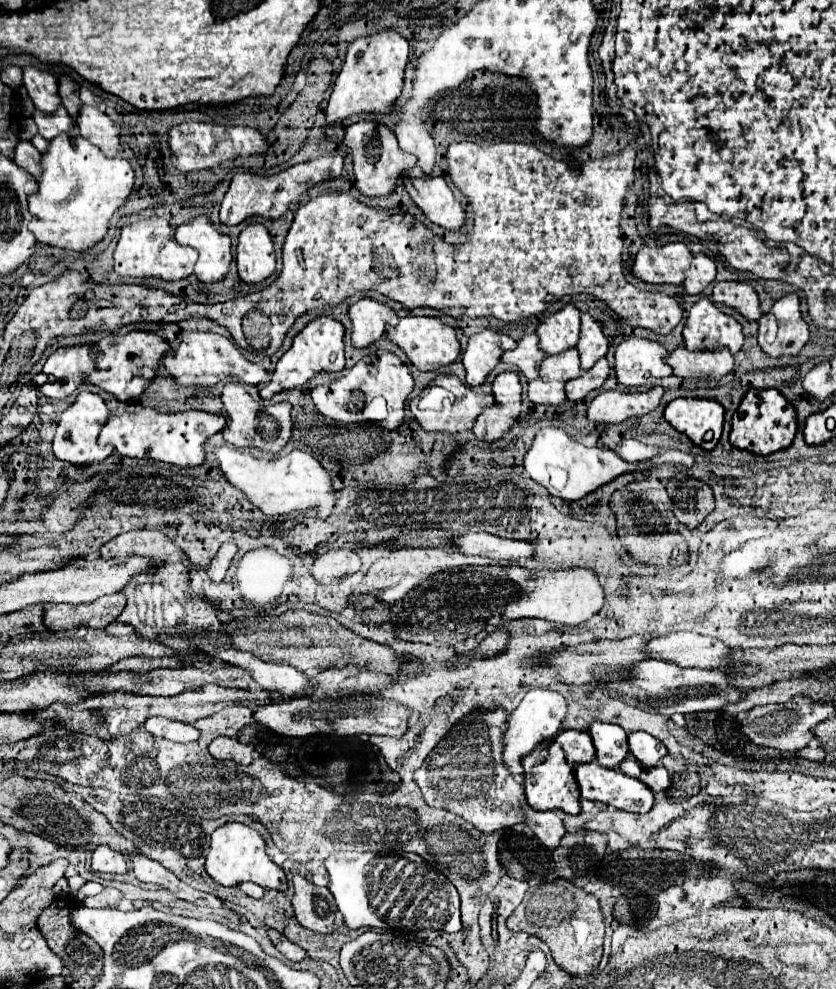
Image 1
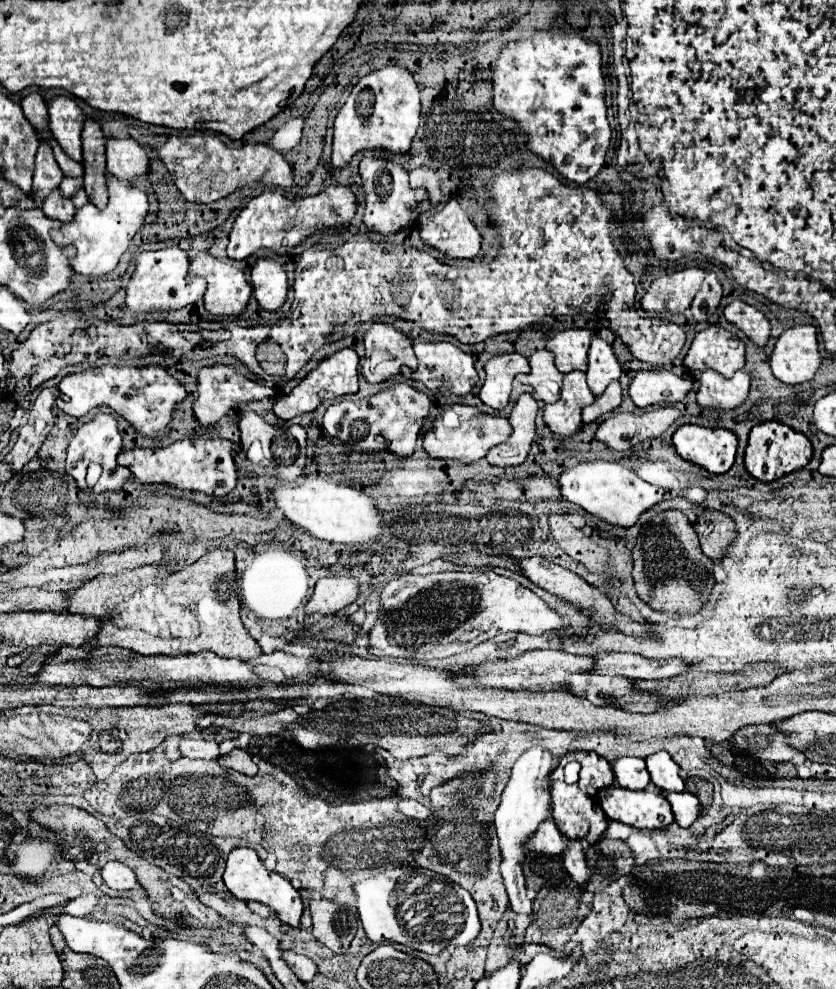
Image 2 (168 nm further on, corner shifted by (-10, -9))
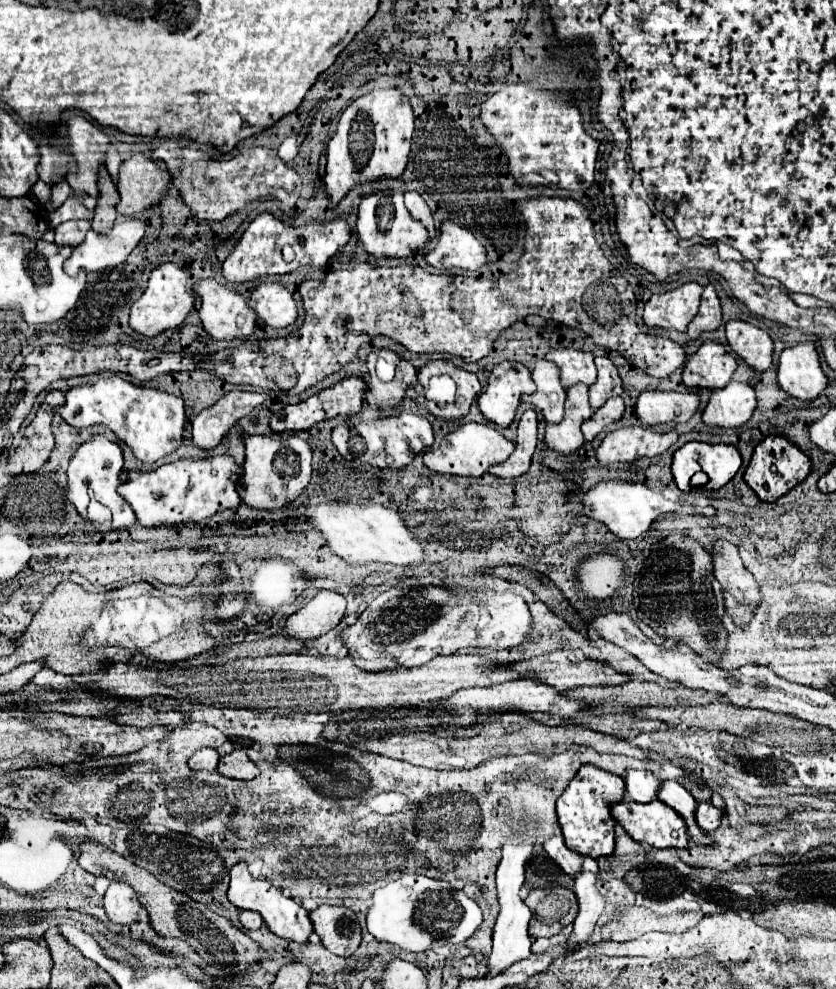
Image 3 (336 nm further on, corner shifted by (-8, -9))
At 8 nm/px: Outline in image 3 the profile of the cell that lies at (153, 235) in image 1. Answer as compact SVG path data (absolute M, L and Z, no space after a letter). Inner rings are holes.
M168 262L168 264L160 264L158 268L154 268L150 274L150 280L148 280L148 288L144 290L140 300L136 300L132 304L130 328L142 336L154 338L154 336L162 334L164 330L180 326L184 322L184 318L188 316L188 312L194 308L194 296L192 296L192 292L188 292L186 280L188 280L186 272L182 268L178 268L176 264Z

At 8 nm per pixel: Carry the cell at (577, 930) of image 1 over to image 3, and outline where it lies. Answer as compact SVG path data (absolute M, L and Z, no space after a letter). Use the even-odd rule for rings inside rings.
M536 888L530 890L524 904L532 912L530 936L550 938L558 934L566 924L572 924L578 912L576 894L568 888Z

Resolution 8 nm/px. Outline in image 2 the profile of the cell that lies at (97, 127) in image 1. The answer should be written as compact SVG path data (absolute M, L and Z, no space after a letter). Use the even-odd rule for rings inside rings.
M106 138L106 166L120 180L132 180L148 172L148 154L134 140Z

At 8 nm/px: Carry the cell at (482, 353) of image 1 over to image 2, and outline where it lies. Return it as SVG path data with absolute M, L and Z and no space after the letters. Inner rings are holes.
M498 354L484 364L484 384L480 388L480 400L494 410L502 410L508 404L512 380L518 372L528 372L528 360L522 354Z

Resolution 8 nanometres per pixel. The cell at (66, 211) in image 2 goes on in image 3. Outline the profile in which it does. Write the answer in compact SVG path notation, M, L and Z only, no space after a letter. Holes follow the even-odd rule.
M68 220L60 226L54 228L54 234L56 234L56 242L60 246L70 246L70 248L76 248L84 242L86 238L86 232L92 228L90 220Z

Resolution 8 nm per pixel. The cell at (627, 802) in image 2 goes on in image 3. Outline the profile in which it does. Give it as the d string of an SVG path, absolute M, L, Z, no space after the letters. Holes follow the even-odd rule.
M660 800L638 804L638 802L620 802L612 806L612 816L618 820L618 824L636 840L650 844L654 848L688 848L688 836L686 836L686 822L682 816L670 806L666 806Z

